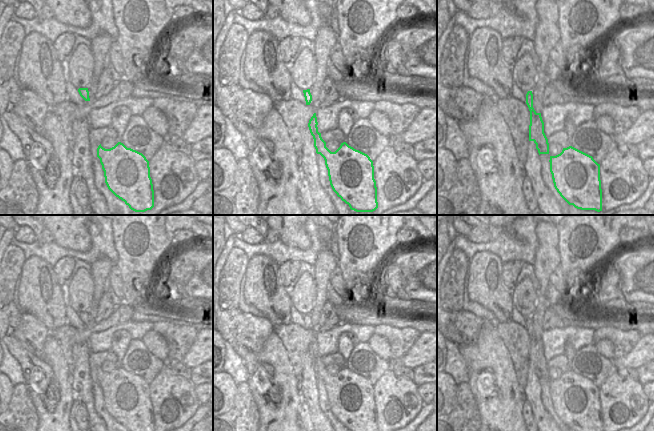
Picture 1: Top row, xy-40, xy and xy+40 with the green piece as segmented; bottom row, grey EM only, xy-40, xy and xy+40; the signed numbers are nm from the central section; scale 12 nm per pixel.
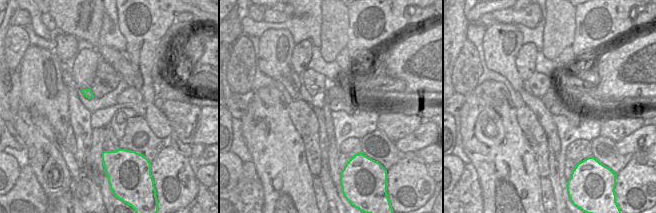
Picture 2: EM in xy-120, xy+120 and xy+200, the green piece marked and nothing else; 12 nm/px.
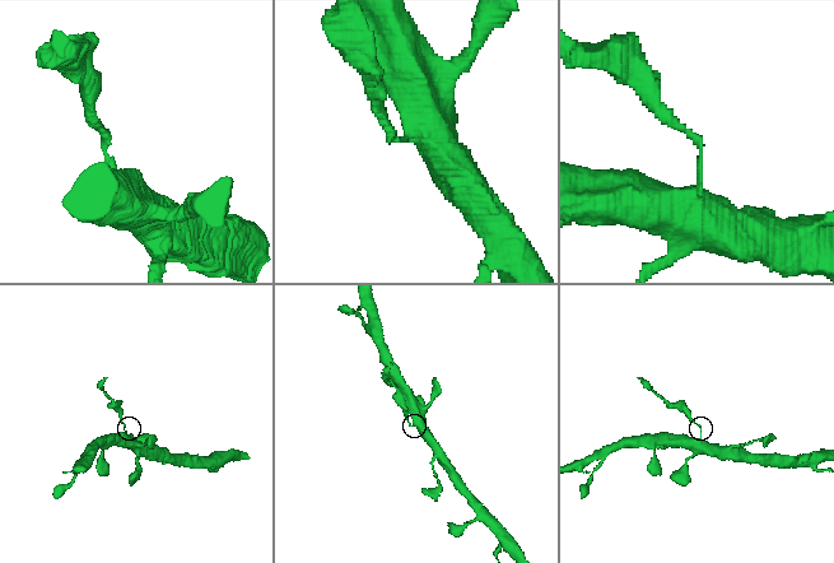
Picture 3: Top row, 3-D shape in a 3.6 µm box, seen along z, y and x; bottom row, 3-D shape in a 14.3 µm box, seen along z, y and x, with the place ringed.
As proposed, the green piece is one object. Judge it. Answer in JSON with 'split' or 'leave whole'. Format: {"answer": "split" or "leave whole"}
{"answer": "split"}

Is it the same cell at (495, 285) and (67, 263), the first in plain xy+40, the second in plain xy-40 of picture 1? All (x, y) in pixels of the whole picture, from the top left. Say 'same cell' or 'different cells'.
different cells

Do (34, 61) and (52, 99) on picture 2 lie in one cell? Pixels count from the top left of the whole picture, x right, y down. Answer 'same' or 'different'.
same

